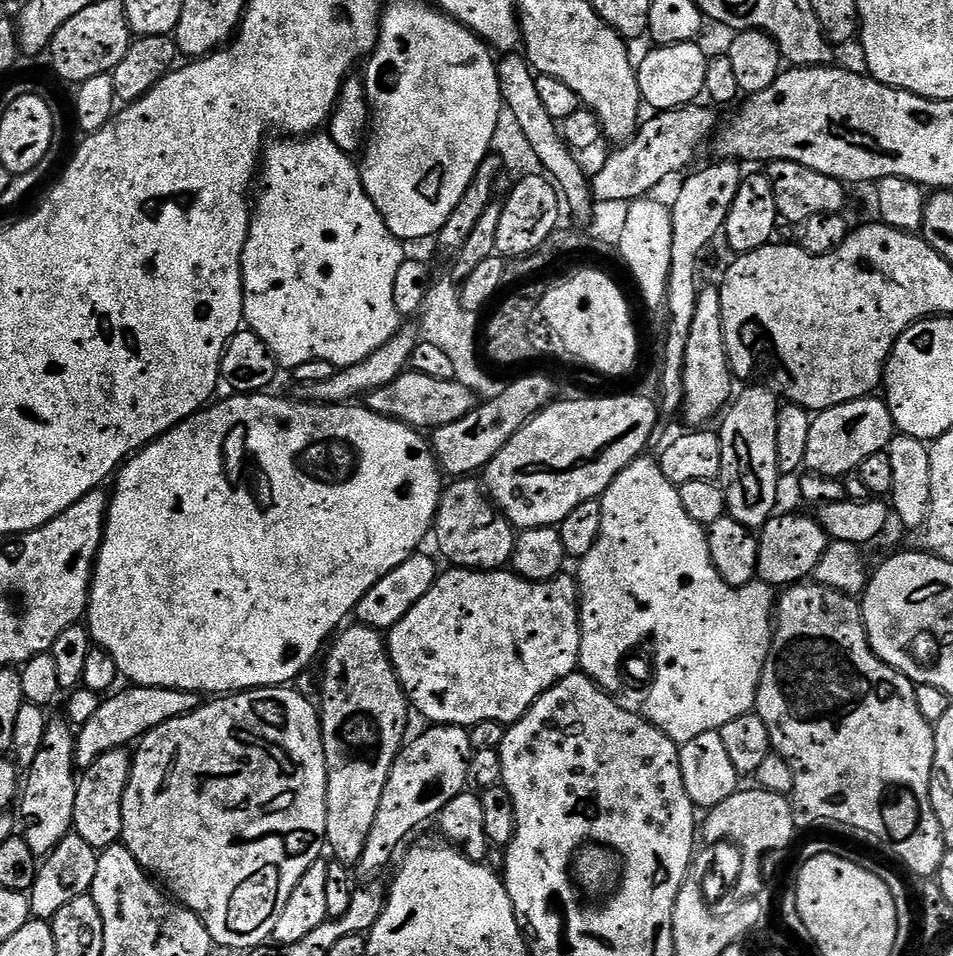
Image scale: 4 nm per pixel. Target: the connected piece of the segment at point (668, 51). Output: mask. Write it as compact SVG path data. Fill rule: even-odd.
M699 43L690 44L661 44L653 47L653 52L644 56L644 61L639 61L636 69L638 78L638 90L641 101L648 104L656 112L669 112L675 108L684 108L687 104L695 104L705 95L704 83L706 82L706 66L708 65L709 53L699 48Z

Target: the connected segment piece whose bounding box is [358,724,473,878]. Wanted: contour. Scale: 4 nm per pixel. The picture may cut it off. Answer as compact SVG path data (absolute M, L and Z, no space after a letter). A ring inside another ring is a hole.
M437 724L425 727L421 736L413 735L396 755L386 790L378 802L374 826L366 837L366 850L358 871L364 878L376 878L392 860L396 847L427 820L435 821L440 811L451 799L457 798L469 787L468 775L472 772L472 732L459 724Z

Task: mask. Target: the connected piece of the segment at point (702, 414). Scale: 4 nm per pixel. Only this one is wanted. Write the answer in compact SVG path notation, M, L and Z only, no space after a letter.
M714 283L708 284L699 289L697 294L697 306L694 309L694 320L690 325L690 336L686 343L685 366L682 374L683 389L685 390L684 405L682 407L682 419L684 418L688 426L708 426L712 419L715 421L724 409L729 407L733 399L732 367L728 361L728 351L726 350L726 338L724 337L724 327L722 326L722 298L719 287Z

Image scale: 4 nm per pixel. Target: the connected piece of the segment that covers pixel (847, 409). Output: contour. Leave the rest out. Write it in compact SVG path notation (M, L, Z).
M864 397L827 408L812 419L805 469L821 478L841 479L846 473L858 470L870 455L885 451L895 434L887 401L881 397Z

